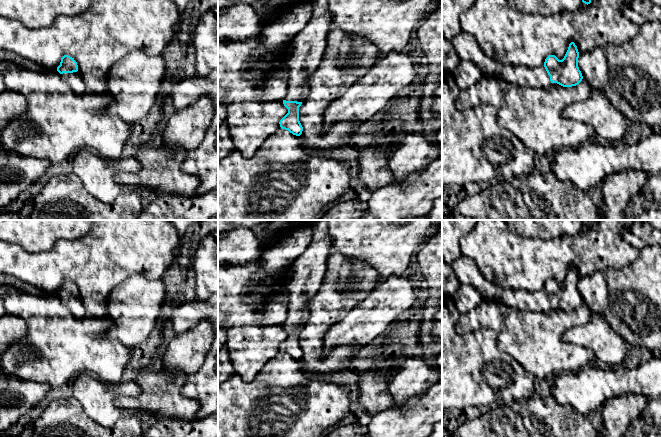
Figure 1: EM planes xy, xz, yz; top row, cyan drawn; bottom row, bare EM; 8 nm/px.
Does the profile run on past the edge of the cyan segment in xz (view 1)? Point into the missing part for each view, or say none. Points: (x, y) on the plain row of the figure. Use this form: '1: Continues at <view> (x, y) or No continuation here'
1: Continues at xz (306, 273)

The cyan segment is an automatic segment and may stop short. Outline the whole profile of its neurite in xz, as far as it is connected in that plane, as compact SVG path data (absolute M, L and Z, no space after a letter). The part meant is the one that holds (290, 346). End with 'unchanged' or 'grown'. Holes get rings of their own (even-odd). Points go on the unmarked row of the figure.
M317 220L311 228L312 242L292 263L288 279L285 281L289 299L283 328L288 333L288 337L279 348L282 353L296 360L300 360L303 355L299 345L299 331L309 319L308 303L322 284L331 248L328 220Z; grown

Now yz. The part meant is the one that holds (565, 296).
M463 255L452 264L452 268L461 284L481 291L484 301L500 302L520 311L546 312L551 307L572 311L583 303L578 291L579 276L574 266L569 268L562 284L555 279L549 279L543 290L535 292L504 288L489 282L483 277L476 263Z; grown

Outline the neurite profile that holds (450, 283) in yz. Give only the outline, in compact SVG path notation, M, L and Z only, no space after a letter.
M442 259L442 295L453 297L460 286L461 283L454 273L452 265L445 263Z

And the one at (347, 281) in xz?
M330 254L326 263L326 273L322 284L308 303L309 319L299 331L299 345L303 351L301 365L308 373L334 373L347 367L362 348L357 345L336 346L328 353L324 352L324 336L330 327L342 320L357 304L364 300L378 285L378 271L365 261L346 257L342 254Z

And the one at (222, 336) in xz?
M218 325L218 350L226 343L226 341L226 328L221 325Z

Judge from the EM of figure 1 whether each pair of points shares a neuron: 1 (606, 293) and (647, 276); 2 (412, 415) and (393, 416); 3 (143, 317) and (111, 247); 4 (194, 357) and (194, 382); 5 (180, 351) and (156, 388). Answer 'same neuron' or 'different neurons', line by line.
1: same neuron
2: same neuron
3: different neurons
4: different neurons
5: different neurons

